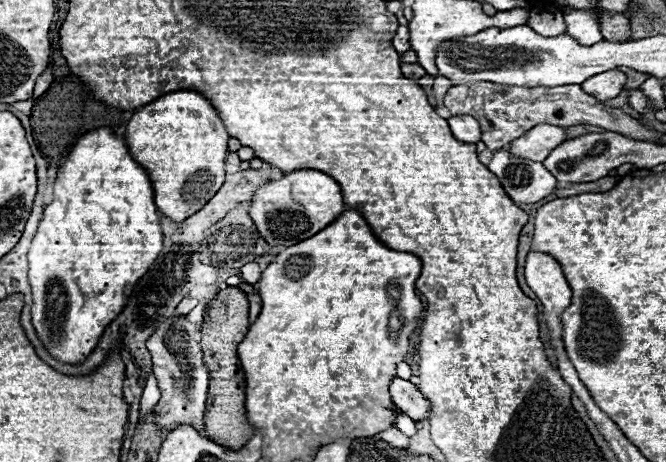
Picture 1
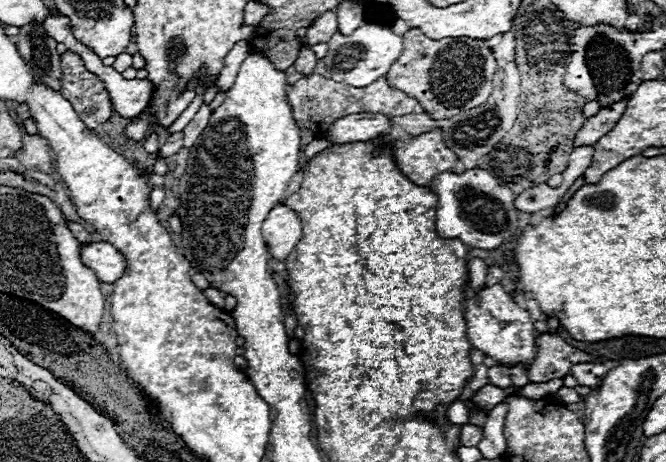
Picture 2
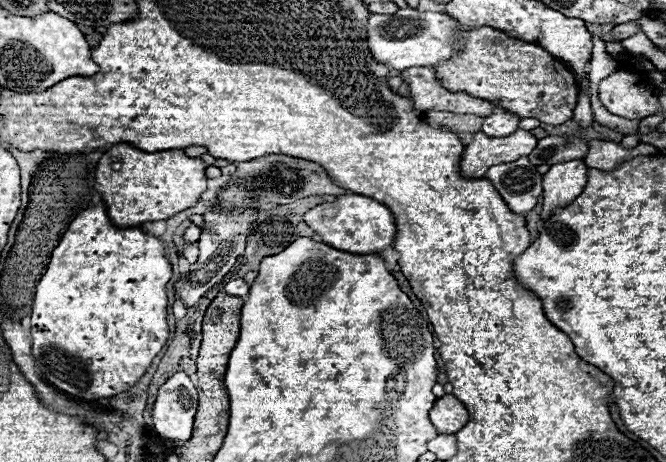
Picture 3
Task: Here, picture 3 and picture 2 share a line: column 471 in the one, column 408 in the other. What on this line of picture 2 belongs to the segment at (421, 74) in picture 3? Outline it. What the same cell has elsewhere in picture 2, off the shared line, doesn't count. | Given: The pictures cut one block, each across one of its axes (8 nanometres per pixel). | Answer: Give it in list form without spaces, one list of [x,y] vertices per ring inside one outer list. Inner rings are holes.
[[[310,74],[306,78],[300,78],[294,84],[294,88],[288,92],[288,102],[292,106],[296,124],[300,128],[314,130],[316,136],[322,136],[336,118],[342,118],[348,114],[358,114],[358,112],[376,114],[378,112],[378,114],[386,114],[386,116],[404,116],[404,114],[412,114],[414,108],[418,106],[418,102],[414,98],[410,98],[402,90],[392,88],[386,82],[386,78],[378,78],[376,82],[364,86],[364,88],[348,88],[342,82],[332,82],[320,74]]]

